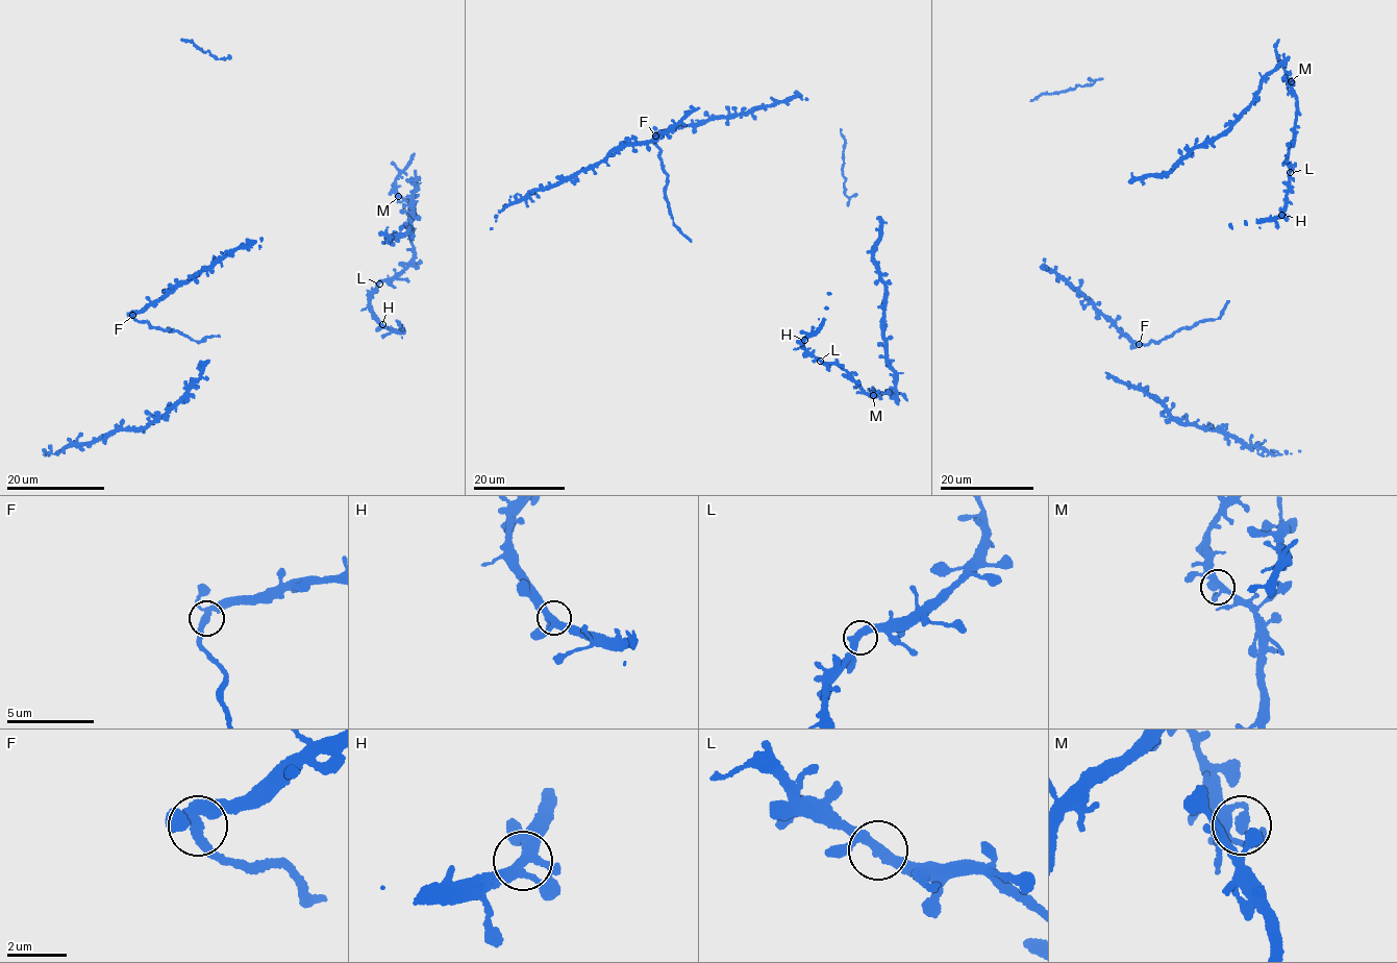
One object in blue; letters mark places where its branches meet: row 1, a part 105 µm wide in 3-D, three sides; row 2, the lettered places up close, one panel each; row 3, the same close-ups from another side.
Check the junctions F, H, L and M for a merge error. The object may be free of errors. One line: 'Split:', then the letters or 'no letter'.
Split: F

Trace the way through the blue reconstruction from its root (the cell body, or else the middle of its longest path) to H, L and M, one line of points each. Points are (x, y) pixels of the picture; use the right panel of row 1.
H: (1130, 182), (1171, 170), (1195, 148), (1230, 128), (1266, 74), (1282, 66), (1296, 99), (1296, 122), (1281, 215)
L: (1130, 182), (1171, 170), (1195, 148), (1230, 128), (1266, 74), (1281, 66), (1296, 99), (1290, 172)
M: (1130, 182), (1171, 170), (1195, 148), (1230, 128), (1251, 103), (1260, 82), (1276, 68), (1282, 66), (1291, 81)

